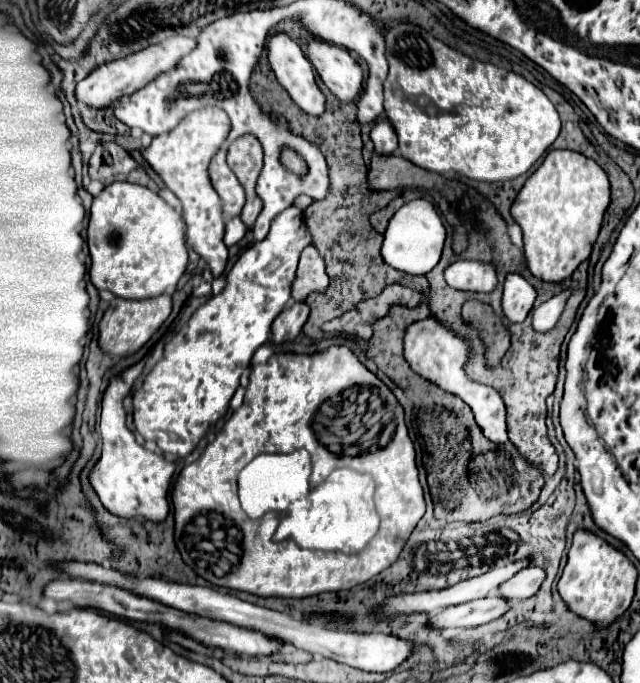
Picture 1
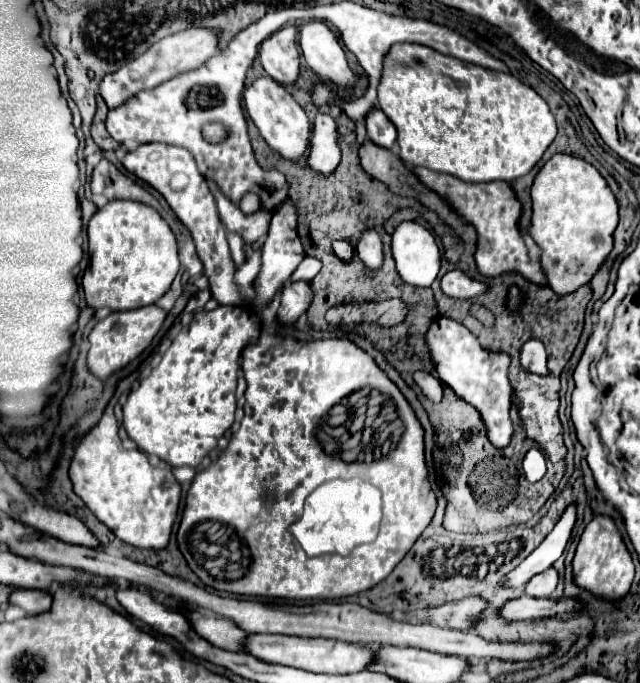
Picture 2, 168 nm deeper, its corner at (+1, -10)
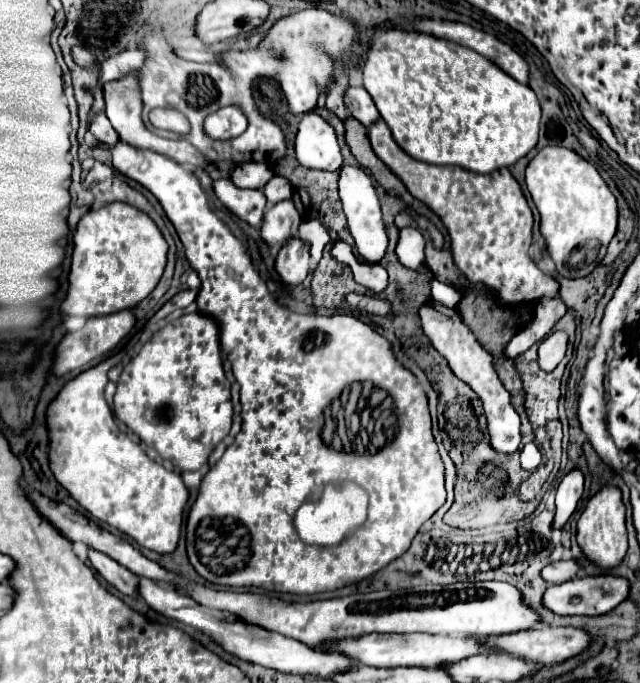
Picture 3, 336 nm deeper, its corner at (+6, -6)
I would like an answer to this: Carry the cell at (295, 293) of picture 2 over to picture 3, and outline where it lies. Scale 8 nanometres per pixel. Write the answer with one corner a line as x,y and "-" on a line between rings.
300,237
288,239
278,251
276,271
284,283
298,285
310,271
310,245

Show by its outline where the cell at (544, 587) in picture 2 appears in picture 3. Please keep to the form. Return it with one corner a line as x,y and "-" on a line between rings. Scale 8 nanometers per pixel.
568,559
568,561
556,561
556,563
550,563
548,567
544,567
542,571
542,577
548,581
548,583
564,583
564,581
570,581
574,575
578,575
578,571
582,569
582,563
576,561
576,559

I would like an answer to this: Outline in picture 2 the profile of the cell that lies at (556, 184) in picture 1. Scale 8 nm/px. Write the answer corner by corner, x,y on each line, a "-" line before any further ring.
553,155
543,165
543,169
537,173
533,187
531,187
531,201
533,201
533,213
531,213
529,235
541,249
539,261
541,261
545,279
557,295
573,293
577,287
591,281
595,271
601,267
601,263
613,249
613,231
619,221
617,201
615,201
607,181
601,177
601,173
587,161
577,159
573,155

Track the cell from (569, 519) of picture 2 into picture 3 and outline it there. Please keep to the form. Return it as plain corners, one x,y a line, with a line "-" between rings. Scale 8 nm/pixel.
572,469
570,473
564,475
556,489
556,519
554,519
554,531
562,529
570,515
576,509
576,503
582,497
582,487
584,487
584,475
580,469

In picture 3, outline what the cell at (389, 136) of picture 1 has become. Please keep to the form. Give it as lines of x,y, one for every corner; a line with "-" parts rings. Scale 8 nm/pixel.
348,87
344,93
344,105
346,105
348,113
366,127
380,117
378,109
374,107
372,97
368,95
368,91
364,87

